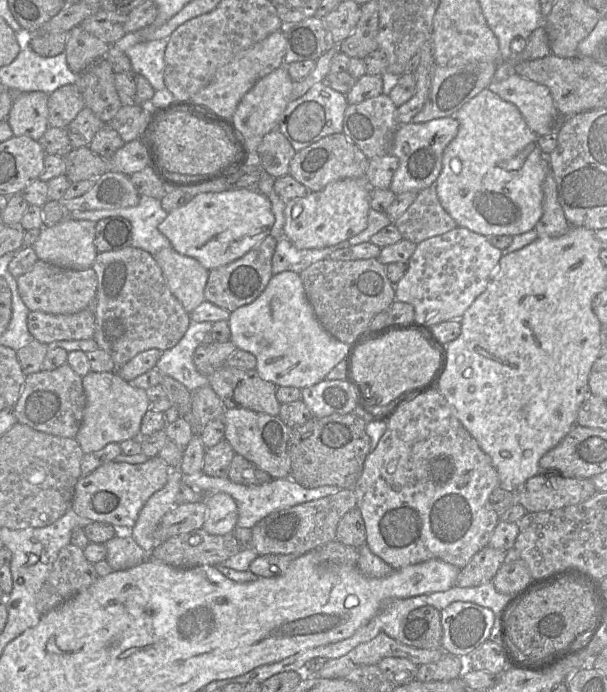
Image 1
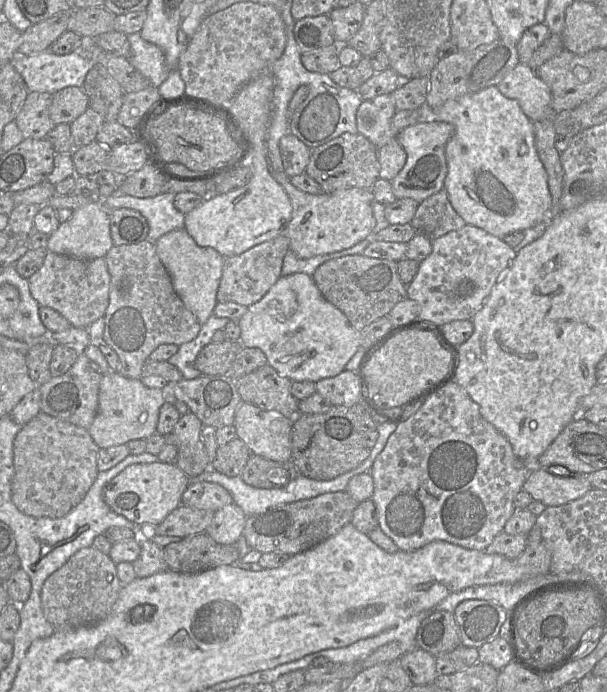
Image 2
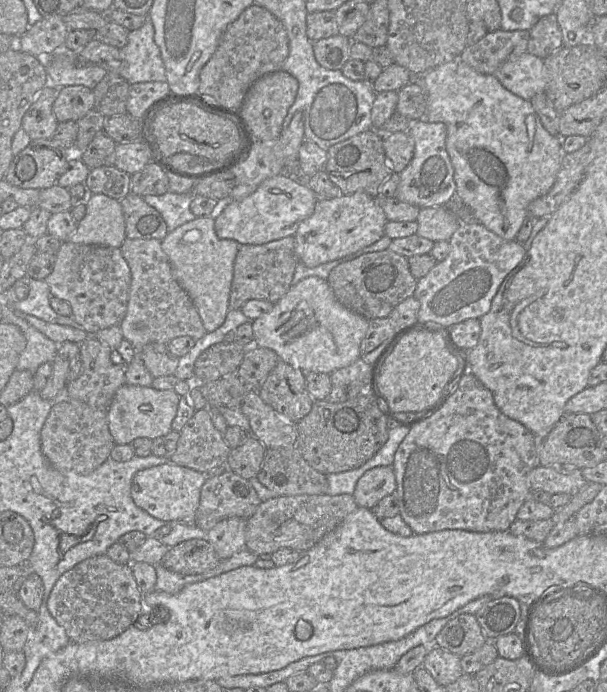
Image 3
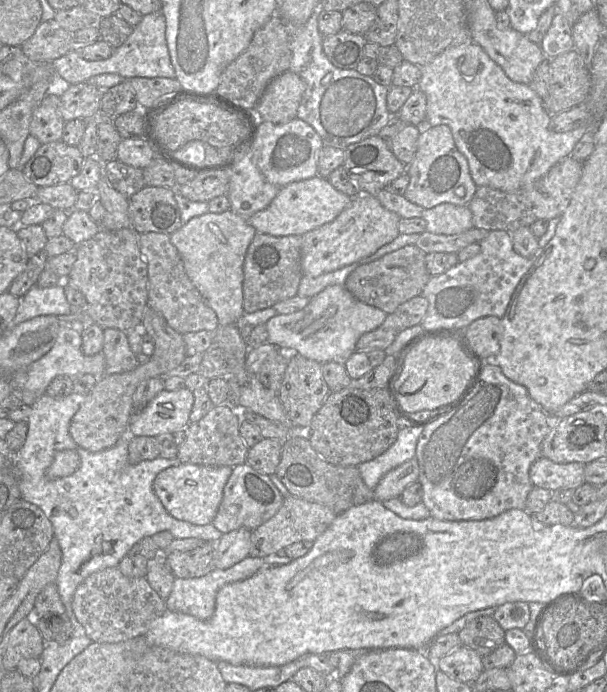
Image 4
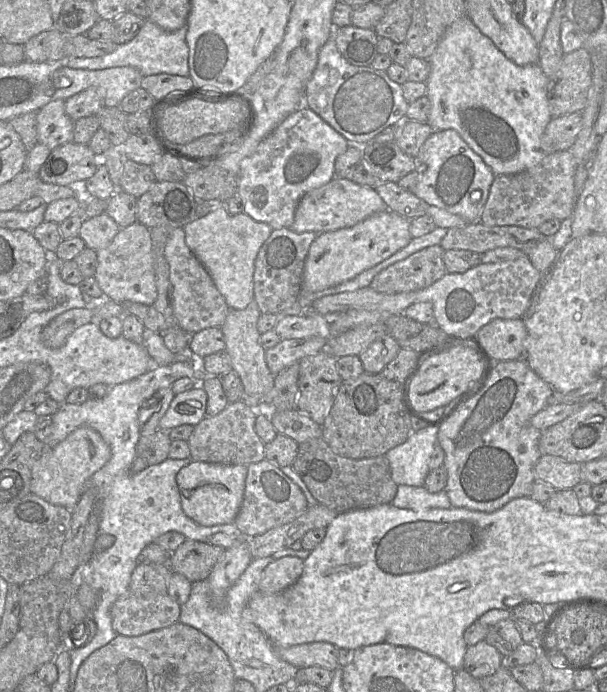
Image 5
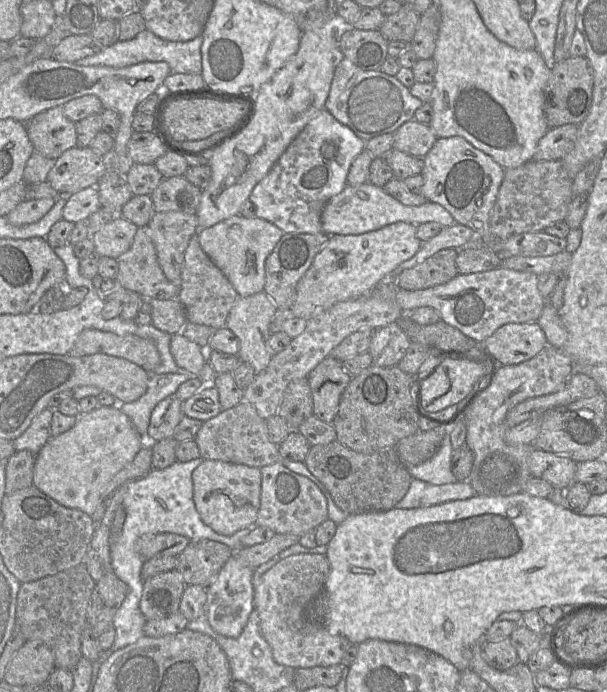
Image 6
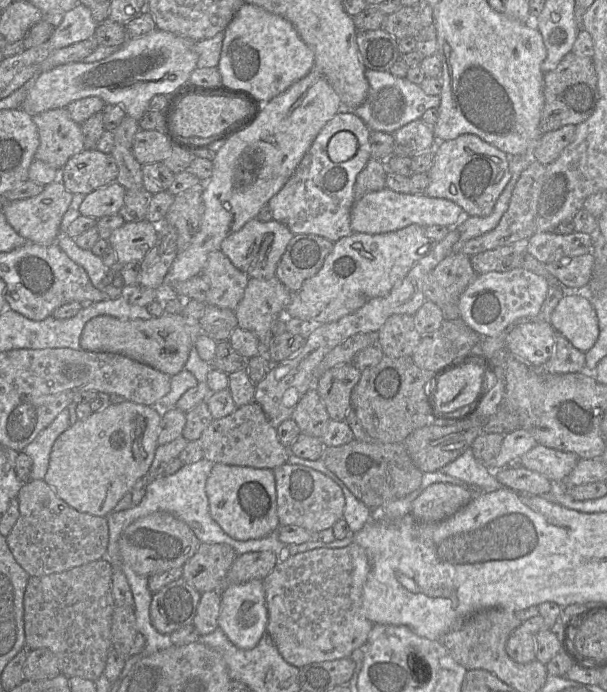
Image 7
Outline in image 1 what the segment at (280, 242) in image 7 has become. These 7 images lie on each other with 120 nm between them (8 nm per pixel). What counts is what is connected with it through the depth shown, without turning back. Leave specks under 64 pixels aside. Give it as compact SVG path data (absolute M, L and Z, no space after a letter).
M172 247L163 248L154 256L170 292L188 314L206 301L204 289L210 271L199 261L178 253Z

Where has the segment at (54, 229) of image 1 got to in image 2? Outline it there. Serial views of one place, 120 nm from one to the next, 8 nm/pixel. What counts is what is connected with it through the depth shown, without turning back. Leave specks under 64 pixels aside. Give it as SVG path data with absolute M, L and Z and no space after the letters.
M92 201L74 210L70 219L60 223L58 228L48 235L47 252L78 259L95 259L104 258L113 246L109 211L102 206L100 201Z

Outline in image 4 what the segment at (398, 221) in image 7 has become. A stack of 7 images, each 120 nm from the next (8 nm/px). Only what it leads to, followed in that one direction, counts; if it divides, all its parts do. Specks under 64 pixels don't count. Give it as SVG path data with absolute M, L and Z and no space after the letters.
M326 178L292 182L283 187L267 208L247 219L257 233L272 236L303 235L333 221L351 202L352 198L336 190Z

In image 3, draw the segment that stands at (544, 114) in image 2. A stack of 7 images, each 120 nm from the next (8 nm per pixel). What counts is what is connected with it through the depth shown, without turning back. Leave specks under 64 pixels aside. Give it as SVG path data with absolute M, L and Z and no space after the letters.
M525 52L502 64L494 75L509 92L531 101L536 94L546 92L543 66L543 59Z

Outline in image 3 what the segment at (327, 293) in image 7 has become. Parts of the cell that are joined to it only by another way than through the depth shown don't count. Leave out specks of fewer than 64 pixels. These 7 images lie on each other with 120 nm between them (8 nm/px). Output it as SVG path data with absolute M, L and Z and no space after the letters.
M365 192L318 198L313 214L300 223L294 234L298 261L311 268L357 252L382 238L387 222L376 198Z

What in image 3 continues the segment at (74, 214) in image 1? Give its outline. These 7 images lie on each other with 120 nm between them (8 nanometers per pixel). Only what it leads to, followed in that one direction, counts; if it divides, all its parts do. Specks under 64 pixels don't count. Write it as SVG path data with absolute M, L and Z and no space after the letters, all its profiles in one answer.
M169 191L163 195L142 197L148 205L162 215L169 232L196 218L190 210L193 194L178 194Z

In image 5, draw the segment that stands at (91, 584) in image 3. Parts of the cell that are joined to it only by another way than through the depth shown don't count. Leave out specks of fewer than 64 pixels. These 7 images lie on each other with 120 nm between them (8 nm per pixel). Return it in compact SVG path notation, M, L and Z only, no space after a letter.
M130 590L120 596L111 606L110 615L112 628L117 635L140 636L151 631L166 628L179 622L180 605L168 594L156 597L139 597Z

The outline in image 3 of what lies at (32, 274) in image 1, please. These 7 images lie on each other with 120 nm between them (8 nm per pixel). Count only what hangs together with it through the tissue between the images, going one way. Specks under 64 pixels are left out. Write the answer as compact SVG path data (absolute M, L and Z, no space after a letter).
M63 242L52 272L44 279L51 297L69 303L78 329L90 334L119 326L128 306L131 271L120 248Z

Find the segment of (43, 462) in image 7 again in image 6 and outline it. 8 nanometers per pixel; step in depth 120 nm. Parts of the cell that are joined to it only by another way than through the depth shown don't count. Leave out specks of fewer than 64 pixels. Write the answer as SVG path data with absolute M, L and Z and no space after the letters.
M45 409L31 422L30 426L15 440L12 441L14 449L29 450L35 456L50 439L50 425L55 410Z

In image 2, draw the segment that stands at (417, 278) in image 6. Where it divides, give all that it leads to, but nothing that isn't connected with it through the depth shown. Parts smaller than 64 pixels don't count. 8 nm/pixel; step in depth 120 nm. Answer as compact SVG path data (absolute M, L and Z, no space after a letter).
M354 254L324 262L315 270L312 279L322 296L342 311L349 323L358 331L363 330L379 318L387 316L398 302L407 298L407 285L401 281L398 275L397 262L370 258L362 254Z

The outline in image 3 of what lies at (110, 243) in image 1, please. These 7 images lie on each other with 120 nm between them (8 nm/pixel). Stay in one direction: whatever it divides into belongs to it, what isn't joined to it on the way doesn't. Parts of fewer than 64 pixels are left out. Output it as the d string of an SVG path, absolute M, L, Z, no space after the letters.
M129 193L120 203L125 219L127 239L157 239L162 241L169 233L162 215L148 205L142 196Z

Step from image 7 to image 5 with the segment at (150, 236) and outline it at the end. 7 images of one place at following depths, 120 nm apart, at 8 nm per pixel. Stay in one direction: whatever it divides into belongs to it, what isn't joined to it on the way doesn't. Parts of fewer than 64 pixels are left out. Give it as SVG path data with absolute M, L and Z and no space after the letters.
M107 214L86 219L80 228L79 237L85 248L96 252L106 248L121 228Z

